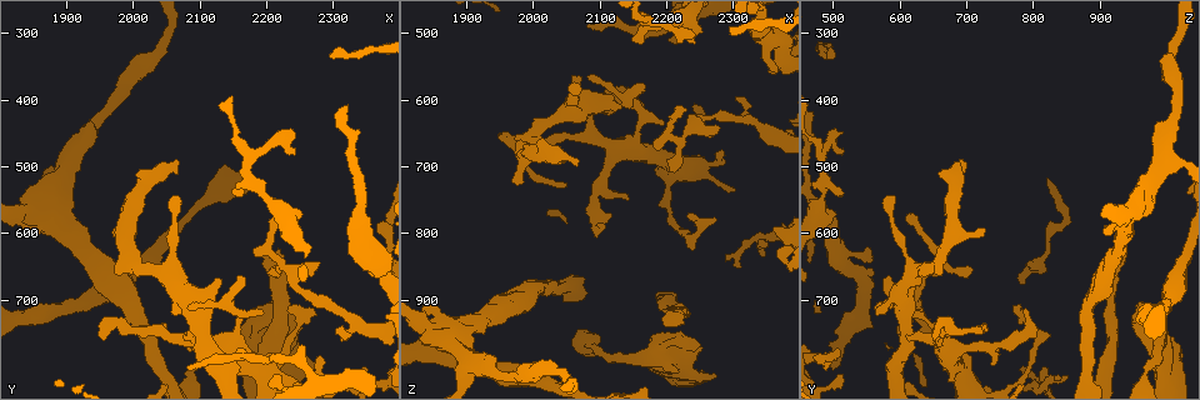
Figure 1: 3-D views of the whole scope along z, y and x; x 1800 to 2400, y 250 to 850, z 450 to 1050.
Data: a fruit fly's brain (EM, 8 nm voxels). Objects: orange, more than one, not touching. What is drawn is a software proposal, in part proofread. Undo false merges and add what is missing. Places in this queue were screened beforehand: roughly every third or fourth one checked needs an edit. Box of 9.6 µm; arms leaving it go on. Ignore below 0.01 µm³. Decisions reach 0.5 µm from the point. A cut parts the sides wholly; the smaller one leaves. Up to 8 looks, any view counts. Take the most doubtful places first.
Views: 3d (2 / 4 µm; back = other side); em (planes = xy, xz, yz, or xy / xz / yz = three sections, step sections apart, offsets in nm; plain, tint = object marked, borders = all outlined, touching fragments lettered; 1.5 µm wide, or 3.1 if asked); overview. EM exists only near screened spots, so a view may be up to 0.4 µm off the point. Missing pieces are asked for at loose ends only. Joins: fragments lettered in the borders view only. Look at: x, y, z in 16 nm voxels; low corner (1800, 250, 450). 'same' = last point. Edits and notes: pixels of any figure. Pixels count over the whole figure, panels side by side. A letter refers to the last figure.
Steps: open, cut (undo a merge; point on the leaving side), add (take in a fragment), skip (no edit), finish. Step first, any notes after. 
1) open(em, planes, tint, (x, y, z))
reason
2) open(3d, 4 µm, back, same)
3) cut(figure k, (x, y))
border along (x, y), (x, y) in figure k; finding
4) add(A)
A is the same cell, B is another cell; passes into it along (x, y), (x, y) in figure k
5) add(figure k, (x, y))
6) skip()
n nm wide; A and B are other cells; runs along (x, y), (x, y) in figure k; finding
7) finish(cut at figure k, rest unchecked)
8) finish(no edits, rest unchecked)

open(em, xy, step 4, tint, (2200, 630, 935))
branch stops here

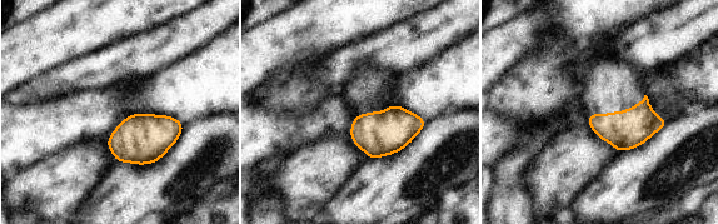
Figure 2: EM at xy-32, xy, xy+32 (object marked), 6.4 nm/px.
open(em, planes, borders, same)

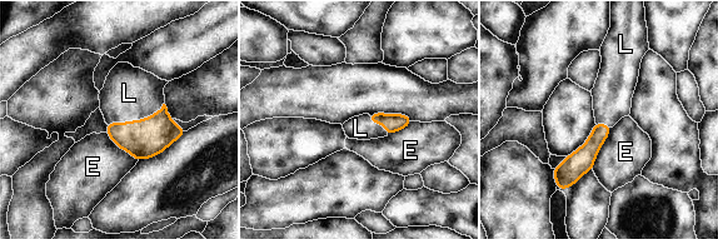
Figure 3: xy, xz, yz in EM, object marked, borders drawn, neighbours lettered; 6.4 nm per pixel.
add(L)
L is the same cell, E is another cell; passes into it along (143, 139), (135, 120), (129, 93) in figure 3; the neuron continues

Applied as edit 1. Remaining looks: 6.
open(3d, 4 µm, (2165, 540, 515))
free end

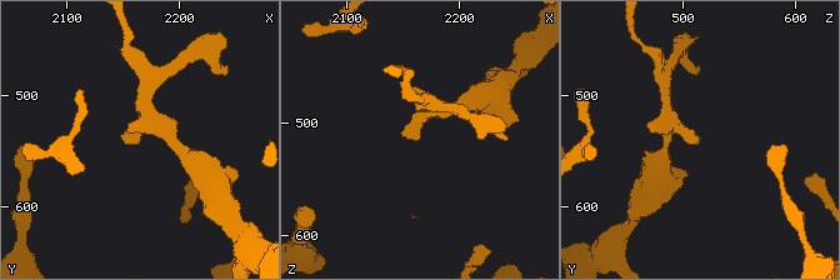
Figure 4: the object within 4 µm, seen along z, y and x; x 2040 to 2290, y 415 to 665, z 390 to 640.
open(em, planes, borders, (2164, 542, 514))
shape alone is not enough

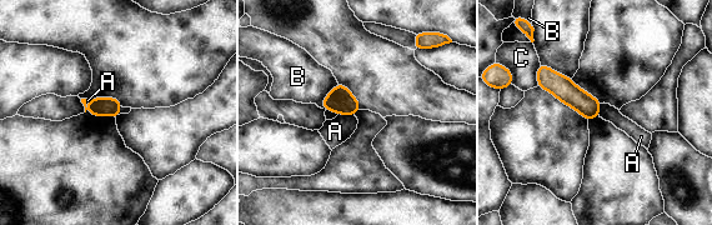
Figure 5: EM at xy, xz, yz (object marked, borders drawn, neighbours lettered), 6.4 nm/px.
skip()
130 nm wide; A, B and C are other cells; border along (337, 114), (354, 115) in figure 5; none of them fits

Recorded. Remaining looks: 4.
open(em, yz, step 8, tint, (2090, 810, 965))
narrows sharply

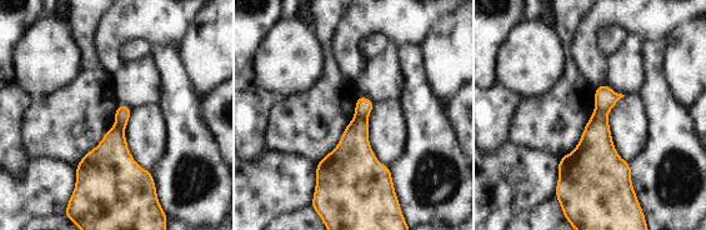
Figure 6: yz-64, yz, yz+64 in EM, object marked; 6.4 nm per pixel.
open(em, planes, borders, same)
another direction

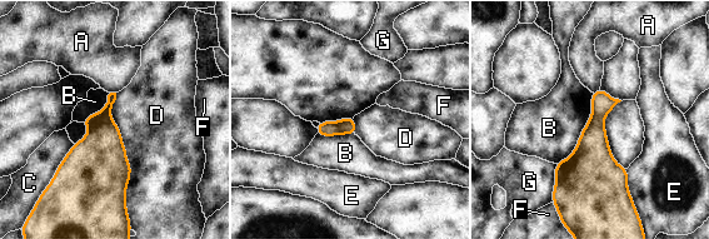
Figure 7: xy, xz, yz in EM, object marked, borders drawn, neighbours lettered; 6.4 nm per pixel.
cut(figure 7, (99, 158))
D touches over 600 nm; A, B, C, D, E, F and G are other cells; border along (109, 114), (100, 118), (89, 129) in figure 7; a second neuron is stuck on

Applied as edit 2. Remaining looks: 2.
finish(add at figure 3, cut at figure 7, rest unchecked)

